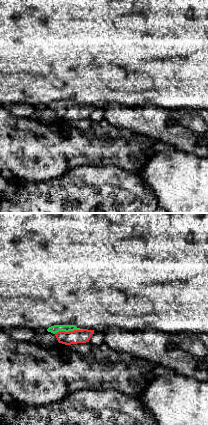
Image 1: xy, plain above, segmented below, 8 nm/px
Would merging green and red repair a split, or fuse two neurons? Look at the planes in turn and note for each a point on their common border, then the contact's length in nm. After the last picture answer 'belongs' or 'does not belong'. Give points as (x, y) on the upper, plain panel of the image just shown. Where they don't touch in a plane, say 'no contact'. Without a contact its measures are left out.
contact (68, 107); length 240 nm

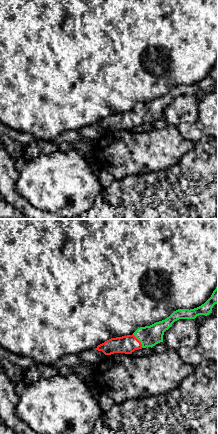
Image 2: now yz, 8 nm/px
contact (139, 116); length 140 nm

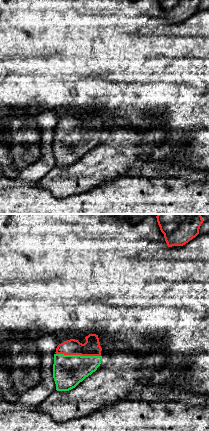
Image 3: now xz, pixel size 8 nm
contact (78, 131); length 360 nm

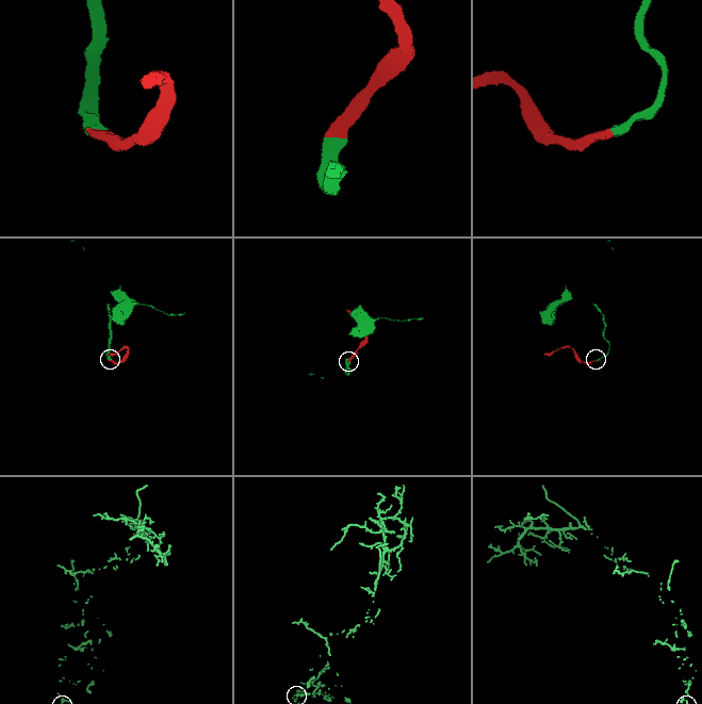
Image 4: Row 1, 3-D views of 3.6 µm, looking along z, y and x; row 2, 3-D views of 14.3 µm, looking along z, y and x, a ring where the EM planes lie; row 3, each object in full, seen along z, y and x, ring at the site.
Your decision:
belongs

